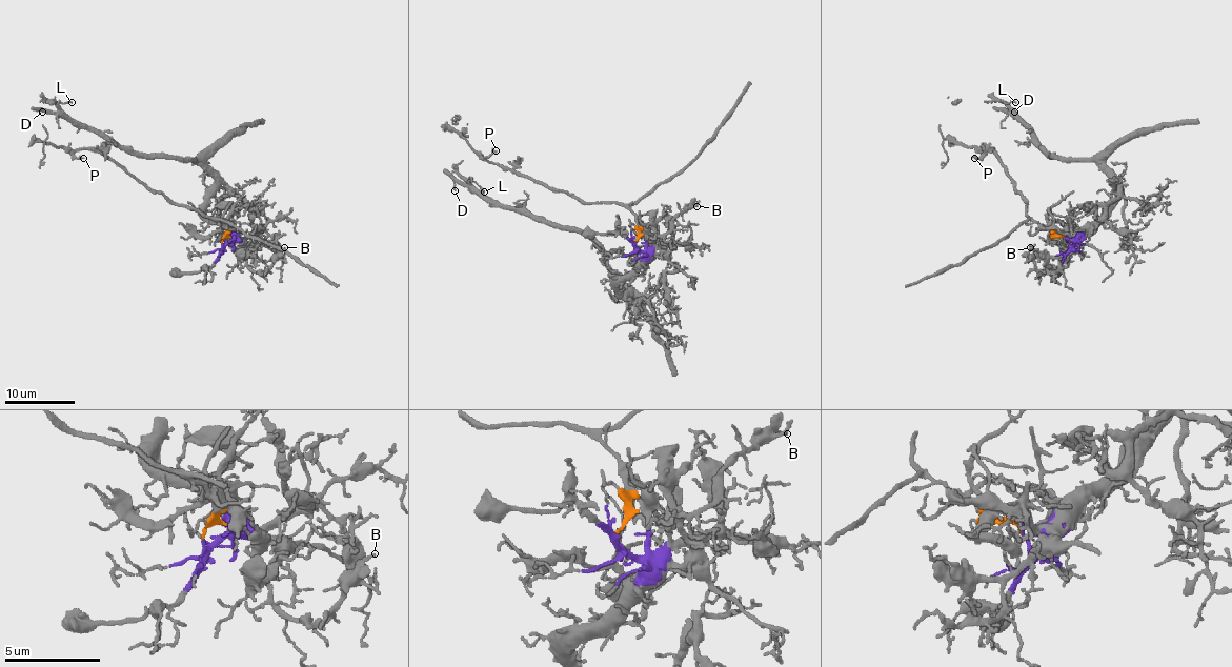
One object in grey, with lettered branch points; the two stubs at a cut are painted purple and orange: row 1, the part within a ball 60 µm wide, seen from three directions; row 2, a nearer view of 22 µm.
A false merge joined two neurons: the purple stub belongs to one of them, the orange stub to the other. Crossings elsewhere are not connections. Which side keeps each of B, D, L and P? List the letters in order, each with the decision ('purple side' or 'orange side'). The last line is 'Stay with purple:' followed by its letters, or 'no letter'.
B: purple side
D: purple side
L: purple side
P: orange side
Stay with purple: B, D, L

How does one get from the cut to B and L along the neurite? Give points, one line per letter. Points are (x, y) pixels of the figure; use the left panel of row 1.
B: (222, 243), (240, 241), (240, 251), (250, 267), (262, 275), (285, 248)
L: (222, 243), (230, 234), (206, 211), (215, 178), (198, 161), (140, 156), (80, 127), (59, 105), (72, 103)

